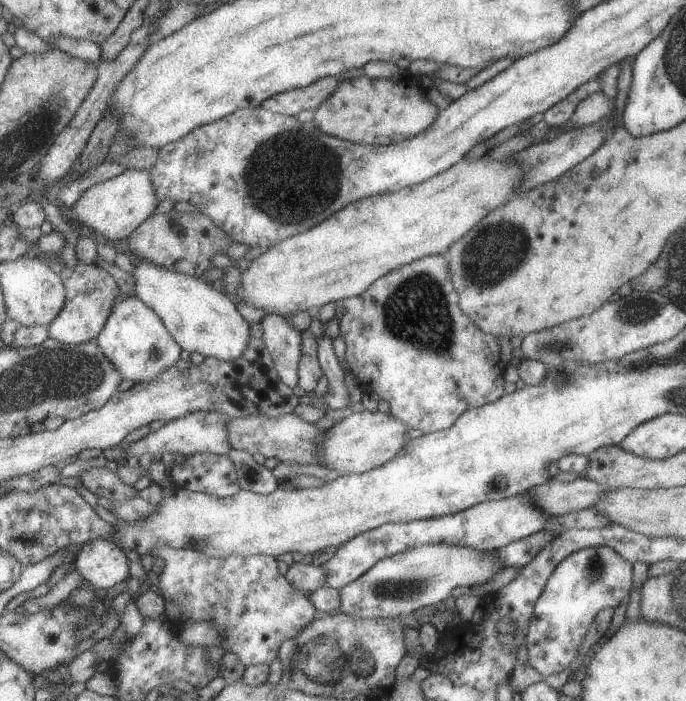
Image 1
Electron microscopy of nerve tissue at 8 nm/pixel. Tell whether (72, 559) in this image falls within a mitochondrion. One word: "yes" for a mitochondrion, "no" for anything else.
no

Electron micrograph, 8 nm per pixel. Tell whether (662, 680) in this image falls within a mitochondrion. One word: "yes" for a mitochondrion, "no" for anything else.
no

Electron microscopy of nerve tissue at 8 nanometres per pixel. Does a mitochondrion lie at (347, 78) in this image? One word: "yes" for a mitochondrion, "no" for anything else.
no

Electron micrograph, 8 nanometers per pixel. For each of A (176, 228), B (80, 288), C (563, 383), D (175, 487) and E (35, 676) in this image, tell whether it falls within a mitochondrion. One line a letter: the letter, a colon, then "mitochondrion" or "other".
A: mitochondrion
B: other
C: mitochondrion
D: other
E: other

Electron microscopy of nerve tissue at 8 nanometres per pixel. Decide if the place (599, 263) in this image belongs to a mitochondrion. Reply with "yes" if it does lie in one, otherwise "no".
no

